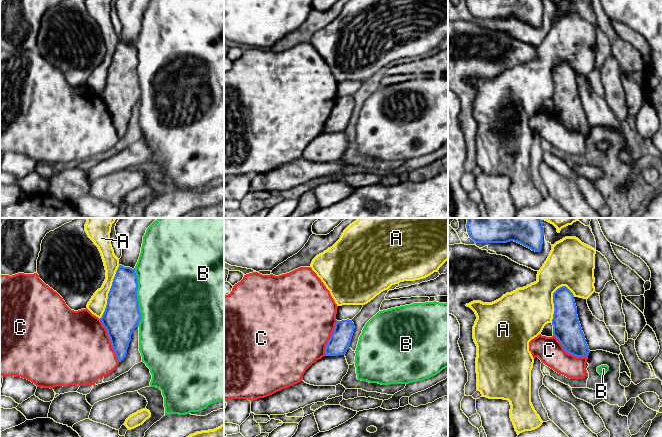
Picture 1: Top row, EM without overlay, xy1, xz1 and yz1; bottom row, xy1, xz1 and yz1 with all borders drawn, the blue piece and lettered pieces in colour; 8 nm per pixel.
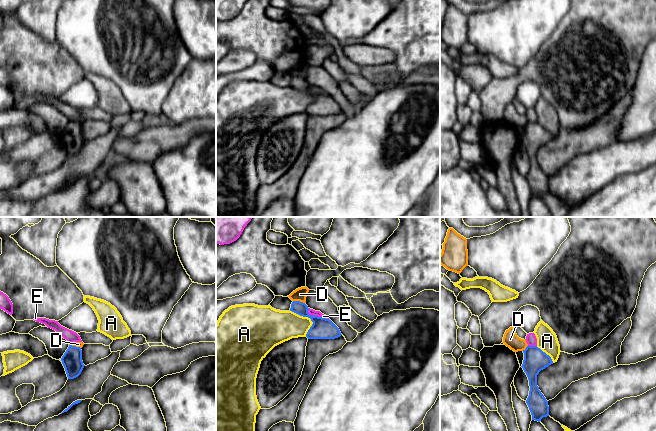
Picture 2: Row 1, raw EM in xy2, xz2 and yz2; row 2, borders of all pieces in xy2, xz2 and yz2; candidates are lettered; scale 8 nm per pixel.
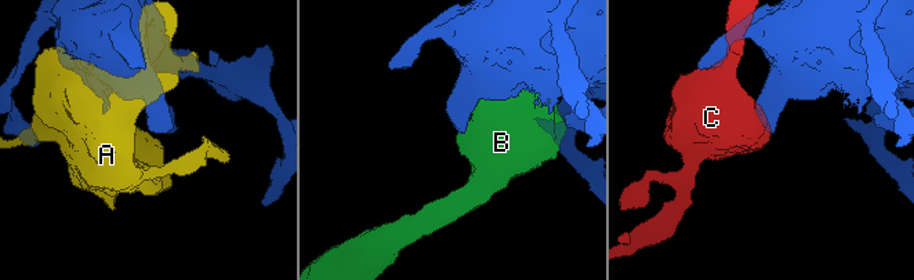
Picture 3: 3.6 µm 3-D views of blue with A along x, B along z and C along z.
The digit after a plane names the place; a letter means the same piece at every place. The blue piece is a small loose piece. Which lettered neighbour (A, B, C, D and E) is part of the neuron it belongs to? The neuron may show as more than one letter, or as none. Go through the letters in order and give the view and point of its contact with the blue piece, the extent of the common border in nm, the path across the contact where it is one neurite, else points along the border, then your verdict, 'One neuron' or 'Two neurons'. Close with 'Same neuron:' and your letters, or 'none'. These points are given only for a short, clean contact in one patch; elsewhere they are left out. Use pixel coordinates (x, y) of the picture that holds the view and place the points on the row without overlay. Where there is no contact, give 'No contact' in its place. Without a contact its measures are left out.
A: Touches blue at xy1 (109, 68). Shared border 460 nm. Two neurons
B: Touches blue at xy1 (137, 73). Shared border 480 nm. Two neurons
C: Touches blue at xy1 (110, 116). Shared border 380 nm. One neuron
D: Touches blue at xz2 (299, 77). Shared border 100 nm. Boundary: xz2 (293, 76), (299, 76), (304, 79). Two neurons
E: Touches blue at xz2 (317, 92). Shared border 200 nm. Boundary: xz2 (308, 84), (310, 90), (325, 93), (329, 96). Two neurons
Same neuron: C

